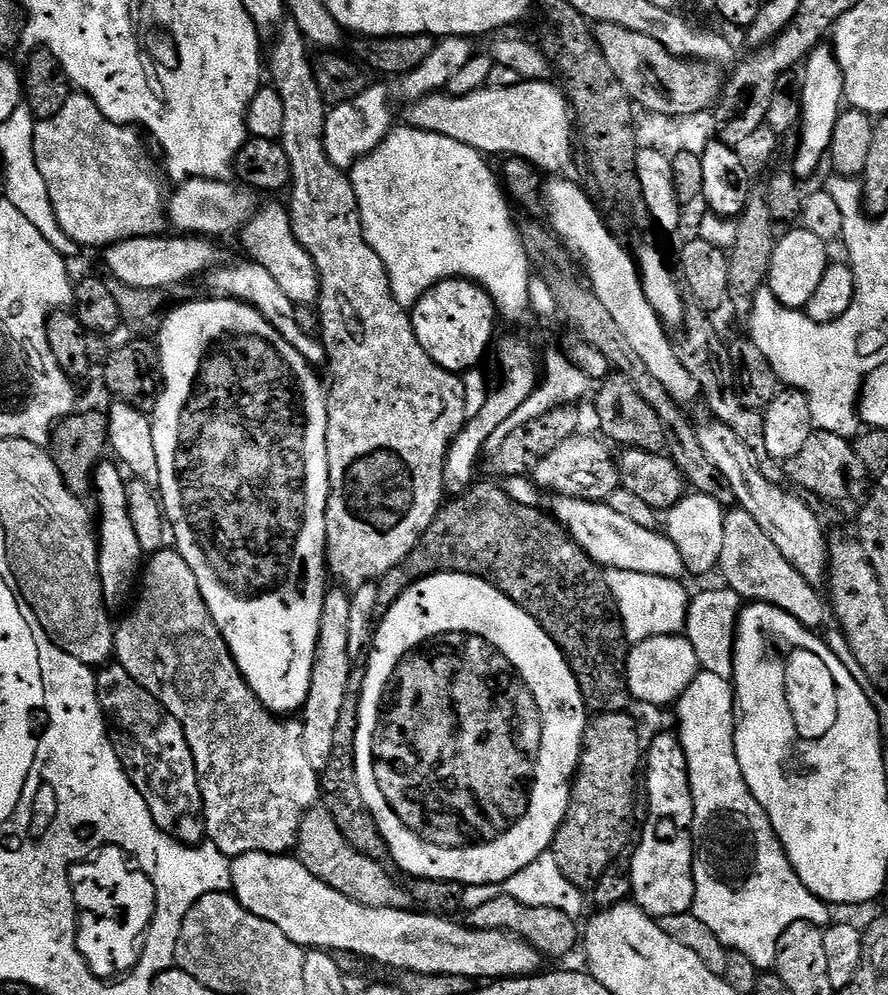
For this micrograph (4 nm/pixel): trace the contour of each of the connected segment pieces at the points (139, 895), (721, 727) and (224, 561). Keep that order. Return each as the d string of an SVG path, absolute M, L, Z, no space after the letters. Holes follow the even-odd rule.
M105 850L101 855L85 860L83 866L74 866L76 872L71 874L74 876L74 894L78 894L78 910L82 910L80 944L92 962L92 970L112 974L130 972L130 968L140 969L146 943L152 936L156 915L160 913L160 888L156 888L156 880L152 880L148 868L134 854L118 854L118 850ZM122 862L124 870L120 866Z
M706 671L699 672L696 680L680 695L674 711L680 719L678 735L688 763L688 781L694 802L692 819L692 873L694 874L694 902L692 912L698 922L706 922L724 947L746 954L757 969L768 970L776 963L778 938L794 922L811 920L813 924L827 926L833 923L833 909L819 900L798 878L766 810L750 794L746 778L742 778L742 766L738 766L736 753L736 726L738 701L732 680L718 678Z
M227 298L215 299L192 300L189 304L180 304L173 312L171 309L165 315L164 322L160 325L160 331L158 333L158 351L160 354L158 376L162 381L162 387L155 397L154 407L150 412L152 433L154 434L154 454L158 454L158 474L160 475L158 495L164 506L164 515L167 523L170 525L171 539L172 536L176 539L174 541L174 547L177 552L182 554L182 558L186 558L186 566L190 566L190 570L194 570L194 578L198 578L198 590L202 590L202 598L206 602L206 606L210 610L210 614L214 618L218 630L223 634L224 641L228 643L228 648L232 651L234 662L238 666L240 673L246 678L250 690L254 690L256 697L273 714L296 714L303 709L310 694L310 678L314 674L314 654L318 646L318 632L320 630L320 623L322 622L322 602L324 601L325 592L330 587L330 573L326 567L326 557L328 554L328 543L326 542L326 506L328 505L326 426L328 425L328 398L325 385L320 385L320 380L316 377L317 369L313 365L308 364L306 358L302 358L302 354L298 354L298 350L294 350L294 346L290 346L290 342L286 342L286 338L282 338L282 334L278 334L278 330L274 330L274 326L270 326L268 319L257 308L249 304L244 304L240 300L230 300Z

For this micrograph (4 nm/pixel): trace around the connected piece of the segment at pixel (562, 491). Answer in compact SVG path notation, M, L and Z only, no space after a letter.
M577 434L562 442L558 450L553 450L549 456L542 458L542 462L538 462L534 473L537 489L549 488L556 496L573 496L579 500L607 501L608 496L620 487L620 470L614 452L612 456L611 450L607 448L609 445L603 439L600 440Z

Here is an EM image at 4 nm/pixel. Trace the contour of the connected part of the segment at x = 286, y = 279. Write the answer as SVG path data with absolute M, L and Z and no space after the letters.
M268 204L264 209L257 211L252 219L244 225L244 248L249 252L251 259L270 270L271 276L278 281L278 287L290 298L292 303L315 305L320 299L320 279L316 263L306 254L306 250L294 238L292 218L287 207L279 208L276 204Z

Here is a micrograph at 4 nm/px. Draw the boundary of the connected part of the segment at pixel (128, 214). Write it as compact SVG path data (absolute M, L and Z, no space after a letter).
M79 90L73 91L66 98L66 106L62 106L62 110L54 114L54 118L36 120L31 129L34 162L38 166L38 174L42 174L42 182L46 182L54 214L64 233L85 249L96 248L99 244L117 244L119 240L129 240L135 236L154 236L165 231L165 177L162 175L161 165L159 168L148 157L147 150L132 132L135 131L131 127L115 124L113 120L106 118L106 114L98 110L88 93Z

